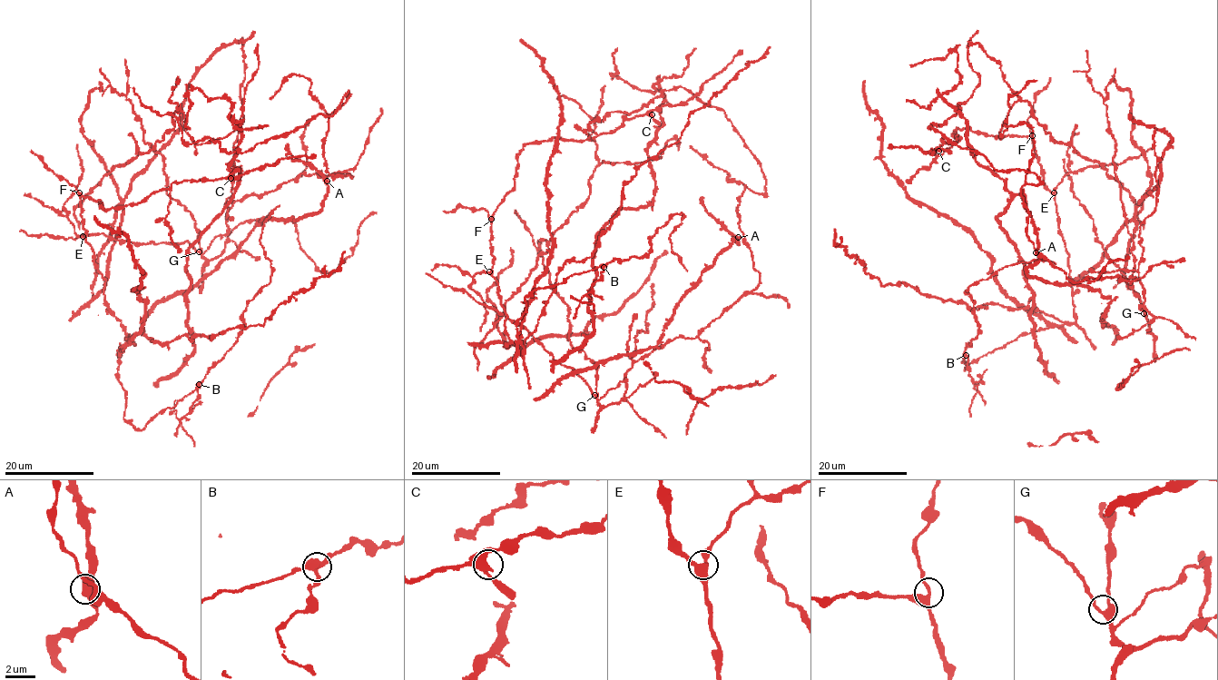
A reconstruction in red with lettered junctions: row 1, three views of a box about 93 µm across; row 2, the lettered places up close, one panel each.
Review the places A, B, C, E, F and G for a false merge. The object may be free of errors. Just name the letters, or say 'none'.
B

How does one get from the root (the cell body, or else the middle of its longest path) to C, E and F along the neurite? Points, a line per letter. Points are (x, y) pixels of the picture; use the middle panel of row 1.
C: (555, 285), (524, 298), (522, 357), (505, 330), (490, 242), (519, 152), (652, 114)
E: (555, 285), (539, 288), (524, 298), (525, 311), (516, 323), (522, 357), (505, 330), (507, 315), (489, 271)
F: (555, 285), (524, 298), (525, 311), (516, 323), (522, 357), (505, 330), (507, 315), (492, 275), (491, 219)

